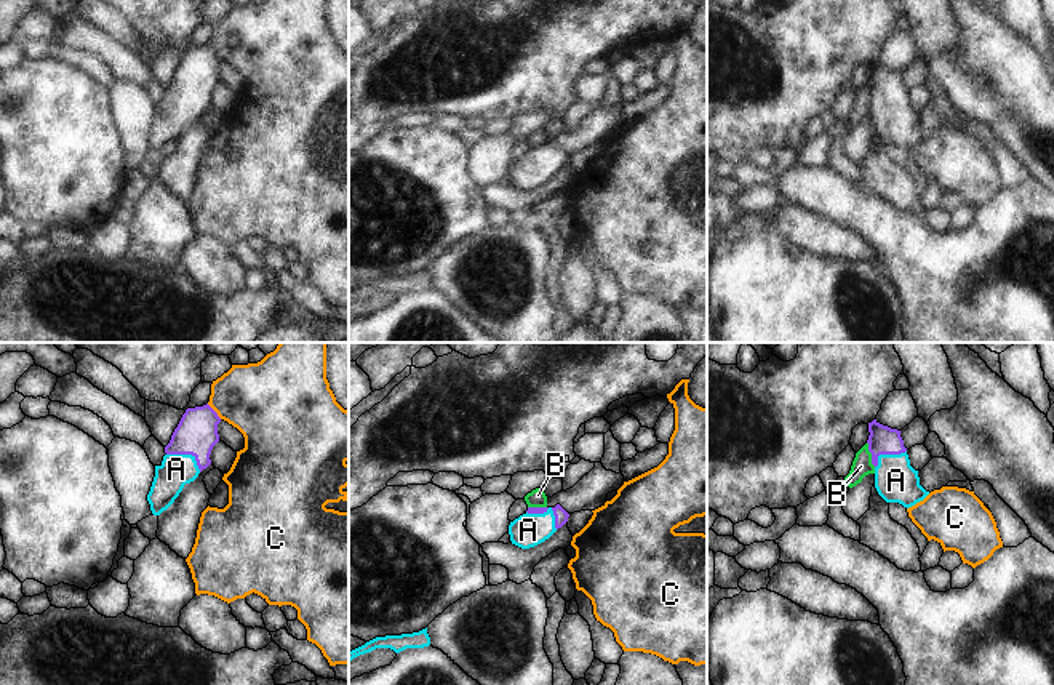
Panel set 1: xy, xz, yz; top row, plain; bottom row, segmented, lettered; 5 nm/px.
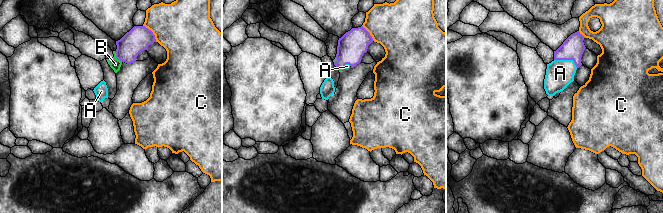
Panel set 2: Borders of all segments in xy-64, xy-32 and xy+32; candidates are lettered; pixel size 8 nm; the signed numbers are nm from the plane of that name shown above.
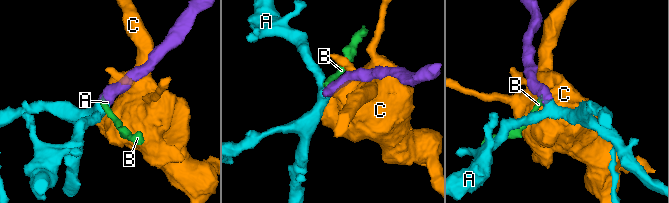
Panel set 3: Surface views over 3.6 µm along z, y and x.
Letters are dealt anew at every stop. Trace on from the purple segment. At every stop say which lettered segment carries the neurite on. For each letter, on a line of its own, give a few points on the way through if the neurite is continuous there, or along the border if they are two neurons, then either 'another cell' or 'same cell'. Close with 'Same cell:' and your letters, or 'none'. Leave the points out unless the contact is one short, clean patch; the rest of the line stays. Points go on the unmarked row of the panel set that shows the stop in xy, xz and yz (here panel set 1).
A: runs through xy (197, 72), (187, 95), (176, 111); same cell
B: border along yz (867, 84), (870, 103), (875, 108); another cell
C: another cell
Same cell: A

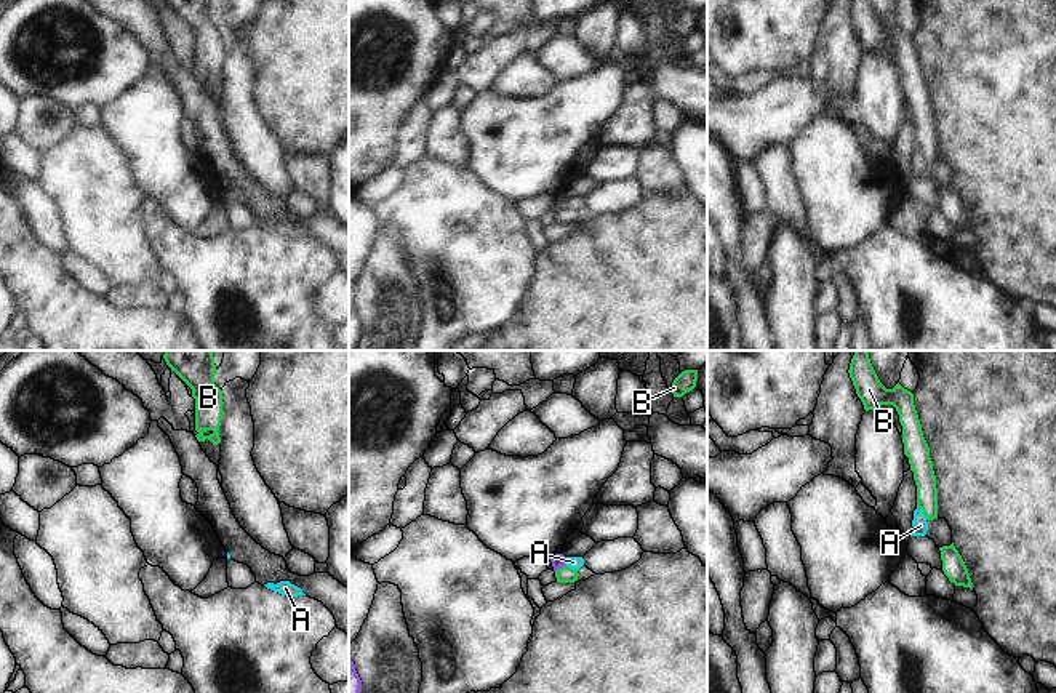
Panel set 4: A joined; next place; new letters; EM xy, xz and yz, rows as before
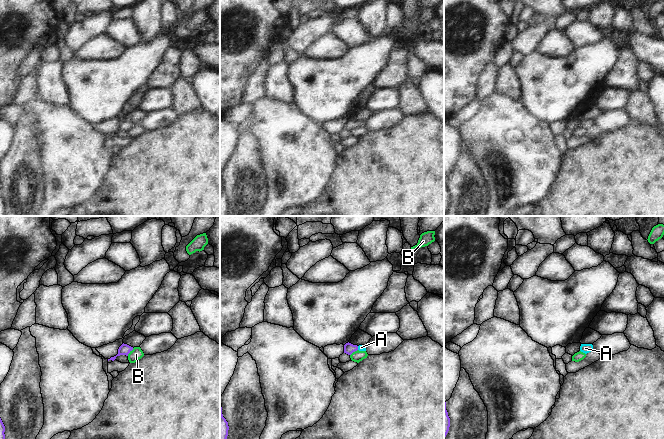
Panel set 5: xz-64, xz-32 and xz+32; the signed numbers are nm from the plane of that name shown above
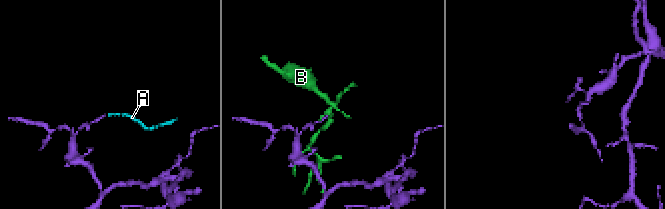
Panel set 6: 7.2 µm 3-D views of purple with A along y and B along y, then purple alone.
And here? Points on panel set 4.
A: runs through xz (559, 202), (565, 202), (573, 204); same cell
B: border along xz (565, 205), (556, 213); another cell
Same cell: A

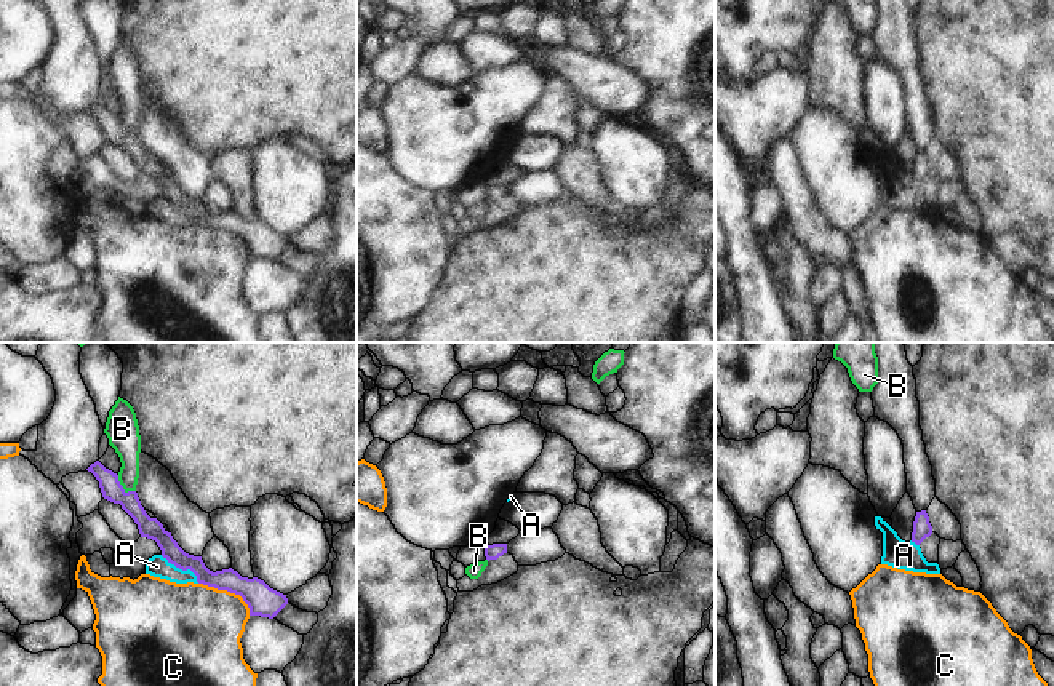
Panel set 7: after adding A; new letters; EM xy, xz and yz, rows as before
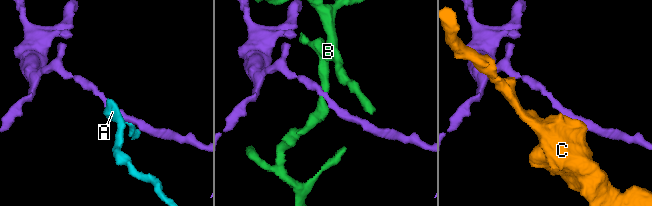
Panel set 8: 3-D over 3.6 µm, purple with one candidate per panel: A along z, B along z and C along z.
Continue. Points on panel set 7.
A: another cell
B: border along xy (117, 117), (117, 122), (127, 133), (135, 133); another cell
C: border along xy (199, 224), (237, 235), (250, 256); another cell
Same cell: none

